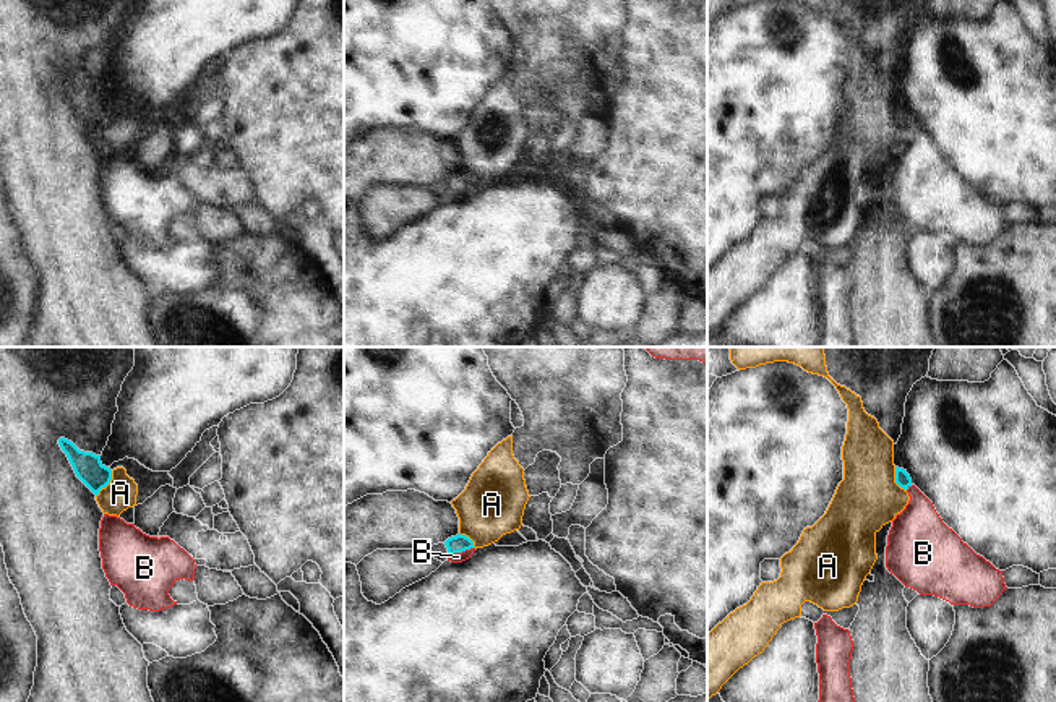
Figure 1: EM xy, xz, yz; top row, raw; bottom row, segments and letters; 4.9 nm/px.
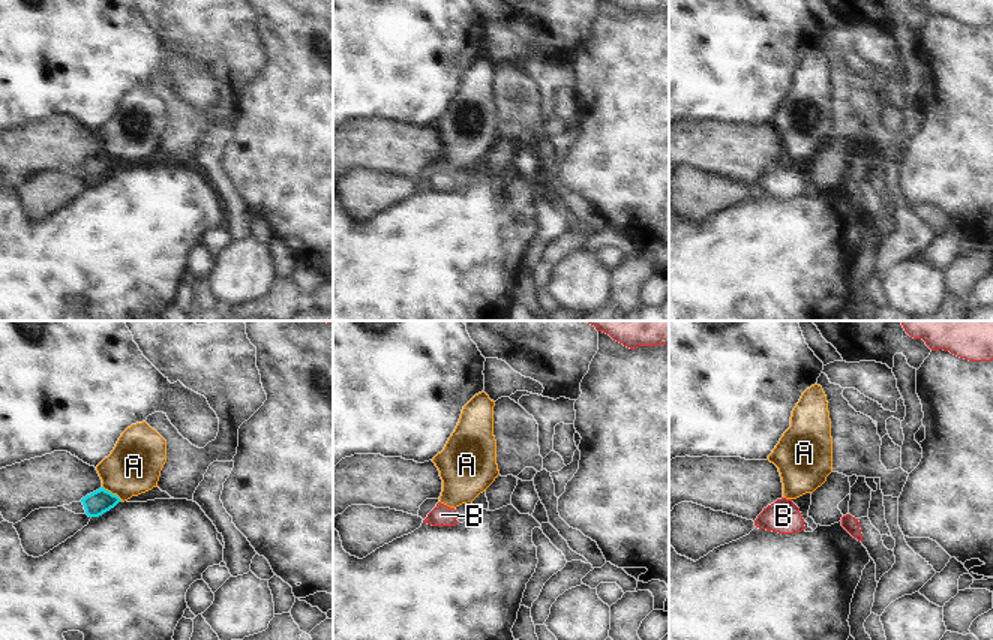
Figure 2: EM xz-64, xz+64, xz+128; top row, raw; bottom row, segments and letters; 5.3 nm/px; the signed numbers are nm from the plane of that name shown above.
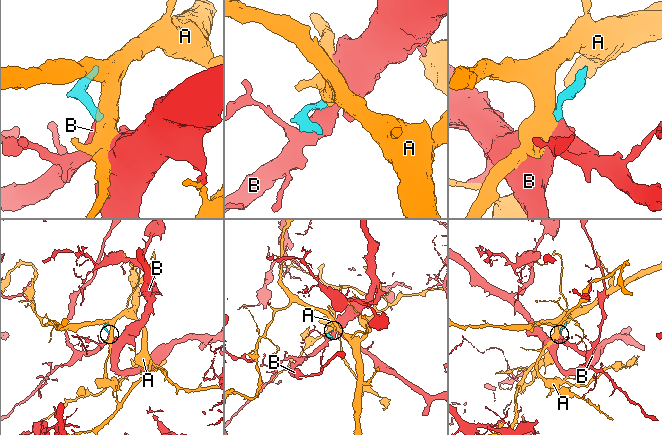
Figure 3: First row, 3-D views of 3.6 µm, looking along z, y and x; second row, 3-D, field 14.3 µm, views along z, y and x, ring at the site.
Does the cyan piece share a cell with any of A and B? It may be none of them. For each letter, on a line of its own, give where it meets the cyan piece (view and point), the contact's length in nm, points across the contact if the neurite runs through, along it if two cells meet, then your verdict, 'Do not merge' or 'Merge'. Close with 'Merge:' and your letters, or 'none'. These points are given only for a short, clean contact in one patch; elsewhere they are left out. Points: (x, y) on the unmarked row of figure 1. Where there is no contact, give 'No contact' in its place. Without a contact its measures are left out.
A: Touches cyan at xy (107, 120). Shared border 160 nm. Boundary: xy (112, 107), (112, 115), (96, 133). Do not merge
B: Touches cyan at xz (461, 188). Shared border 150 nm. Path across: xz (458, 180), (461, 188), (458, 193). Merge
Merge: B.

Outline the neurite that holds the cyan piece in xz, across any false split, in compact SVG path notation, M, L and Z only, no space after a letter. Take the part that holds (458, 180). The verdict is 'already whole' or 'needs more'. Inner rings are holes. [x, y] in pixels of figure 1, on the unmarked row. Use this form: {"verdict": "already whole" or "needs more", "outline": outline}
{"verdict": "needs more", "outline": "M461 170L448 175L444 182L448 185L448 198L451 199L462 199L469 196L475 188L474 178Z"}

